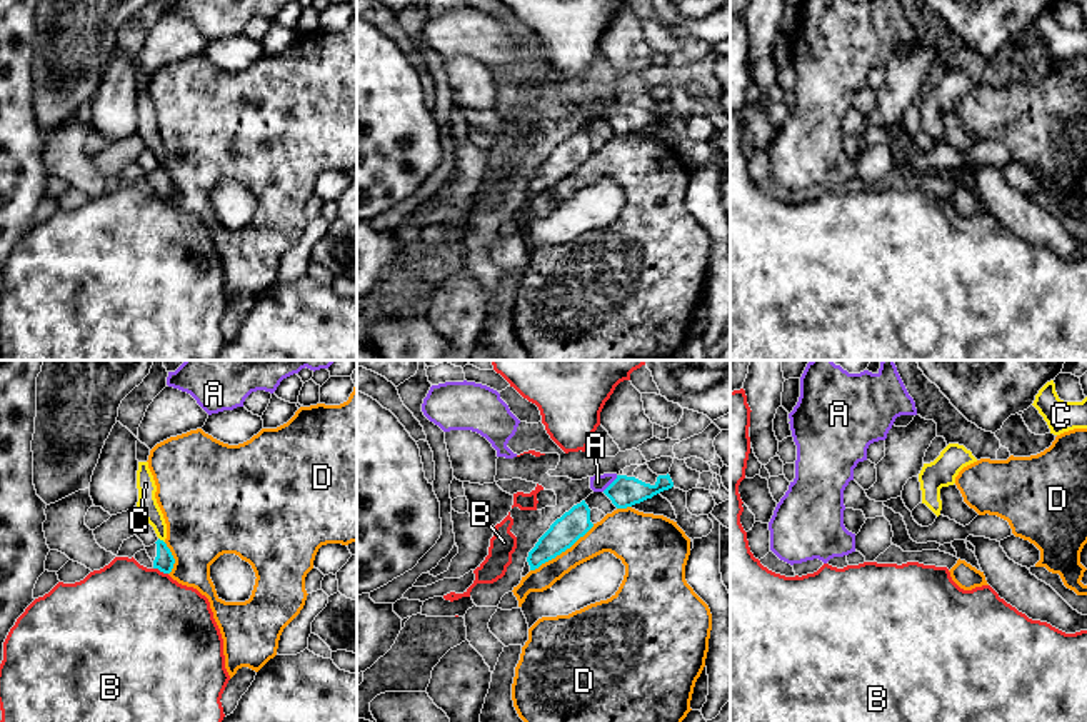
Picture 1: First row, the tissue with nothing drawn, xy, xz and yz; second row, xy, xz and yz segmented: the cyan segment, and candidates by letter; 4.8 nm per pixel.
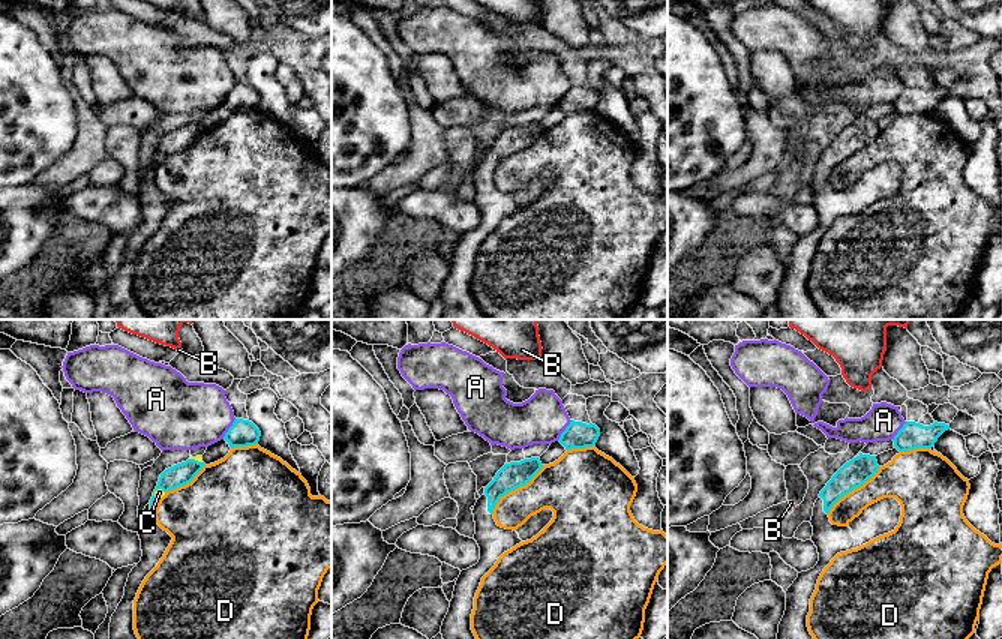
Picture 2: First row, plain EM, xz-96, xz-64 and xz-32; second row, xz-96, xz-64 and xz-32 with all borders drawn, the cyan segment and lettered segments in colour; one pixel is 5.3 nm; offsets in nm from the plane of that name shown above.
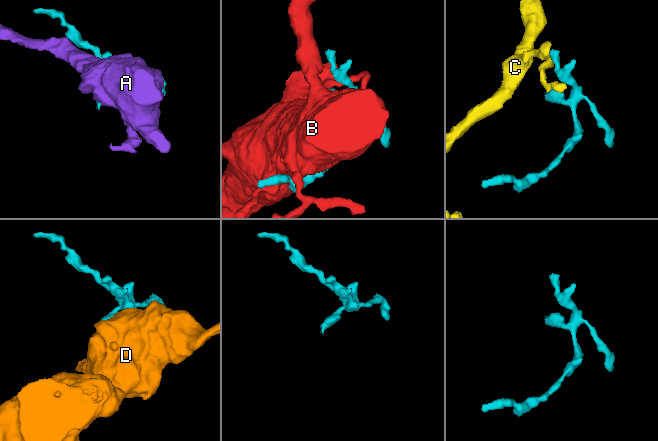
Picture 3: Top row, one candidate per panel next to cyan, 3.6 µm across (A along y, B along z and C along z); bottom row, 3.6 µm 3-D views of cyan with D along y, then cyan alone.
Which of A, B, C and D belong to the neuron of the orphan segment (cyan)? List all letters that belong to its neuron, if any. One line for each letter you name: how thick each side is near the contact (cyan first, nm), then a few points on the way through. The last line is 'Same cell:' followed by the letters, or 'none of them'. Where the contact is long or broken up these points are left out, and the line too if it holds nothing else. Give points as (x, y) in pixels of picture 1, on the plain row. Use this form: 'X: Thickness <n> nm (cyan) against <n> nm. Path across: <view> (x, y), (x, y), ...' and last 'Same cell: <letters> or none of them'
Same cell: none of them

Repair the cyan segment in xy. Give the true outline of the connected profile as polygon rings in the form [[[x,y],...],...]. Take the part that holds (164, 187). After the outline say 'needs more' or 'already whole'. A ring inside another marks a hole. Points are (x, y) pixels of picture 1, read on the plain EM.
[[[157,167],[153,172],[145,173],[148,183],[153,188],[153,195],[158,195],[163,200],[170,200],[175,190],[175,185],[163,167]]]; needs more

